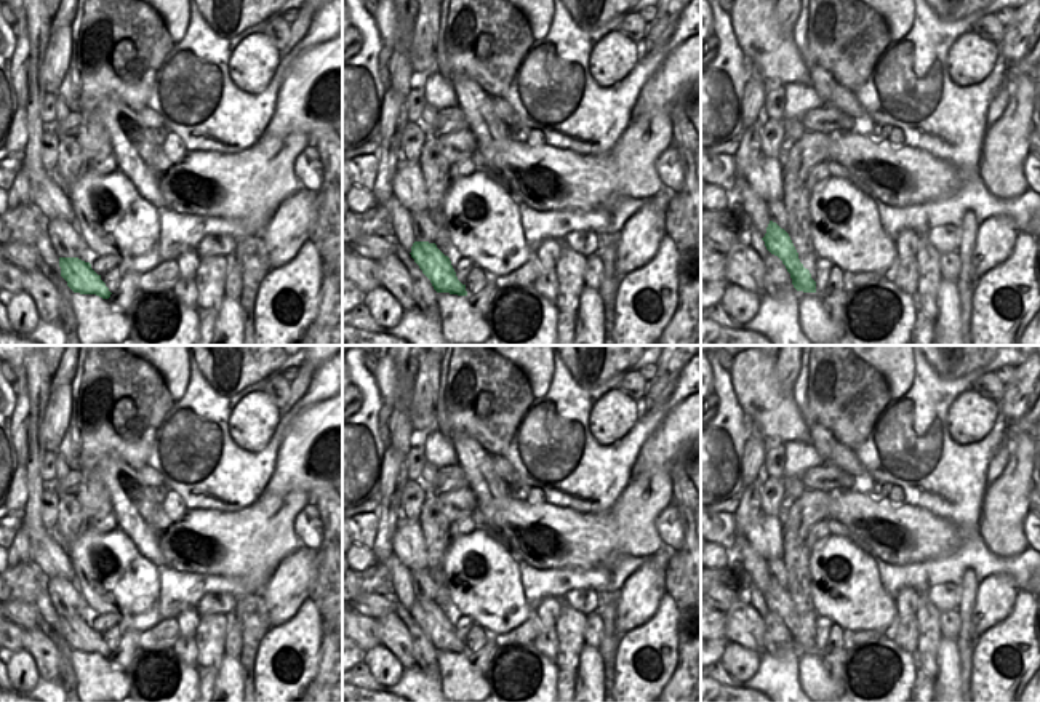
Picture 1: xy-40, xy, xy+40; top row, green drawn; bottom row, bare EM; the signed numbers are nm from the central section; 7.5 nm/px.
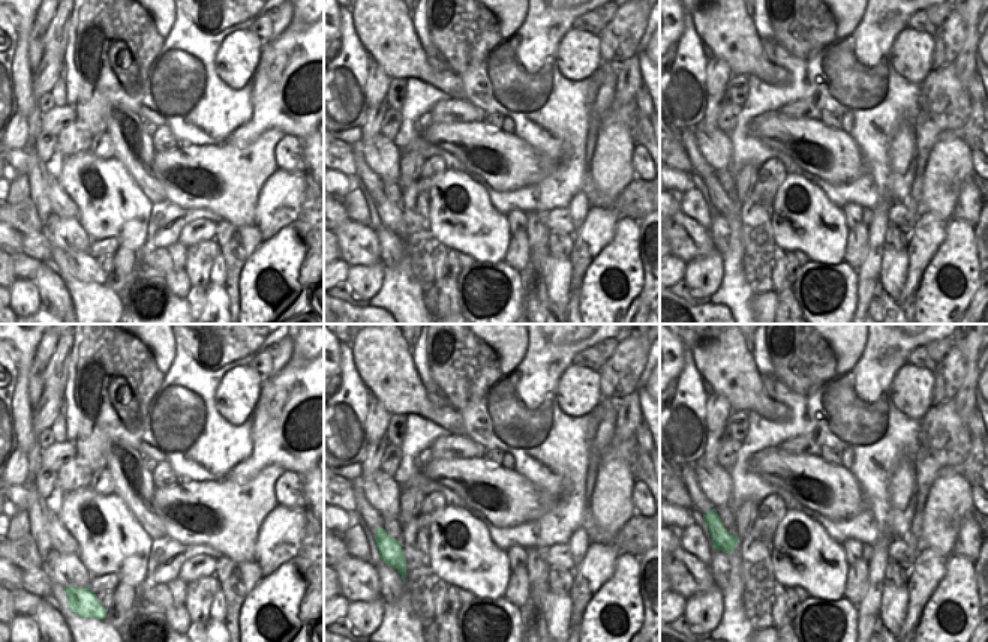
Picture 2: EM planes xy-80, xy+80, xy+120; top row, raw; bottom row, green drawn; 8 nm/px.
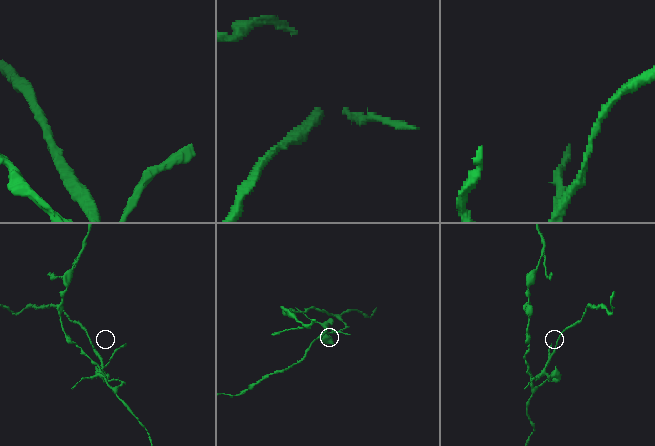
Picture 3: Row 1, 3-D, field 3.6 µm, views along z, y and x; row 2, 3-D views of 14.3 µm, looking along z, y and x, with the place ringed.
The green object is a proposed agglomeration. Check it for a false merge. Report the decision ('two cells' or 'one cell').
two cells

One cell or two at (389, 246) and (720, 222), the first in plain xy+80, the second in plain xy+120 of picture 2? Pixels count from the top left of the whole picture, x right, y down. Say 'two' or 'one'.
one

